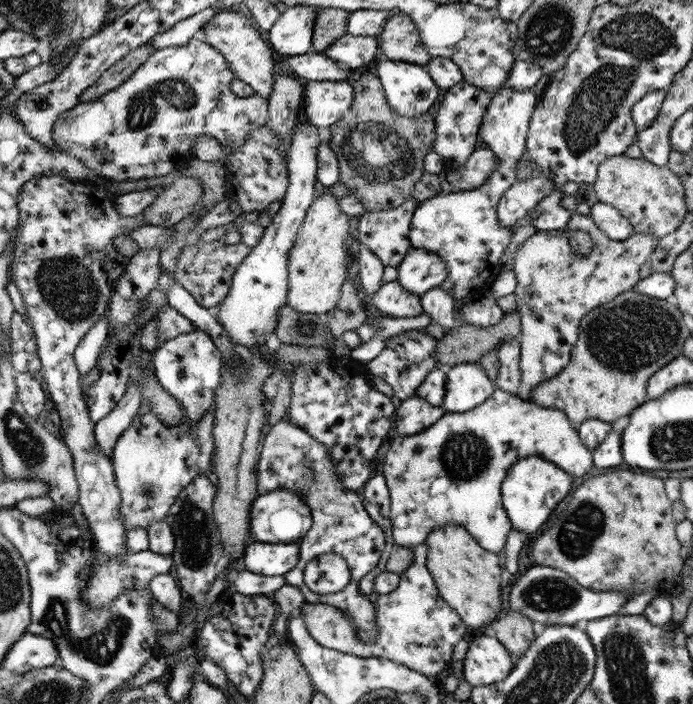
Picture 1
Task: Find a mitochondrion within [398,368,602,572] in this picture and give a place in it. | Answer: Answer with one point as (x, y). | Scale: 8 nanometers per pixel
(464, 456)

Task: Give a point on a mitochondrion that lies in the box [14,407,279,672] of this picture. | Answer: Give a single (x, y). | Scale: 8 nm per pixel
(101, 648)

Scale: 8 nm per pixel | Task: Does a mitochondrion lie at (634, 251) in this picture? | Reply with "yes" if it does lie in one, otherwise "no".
no

